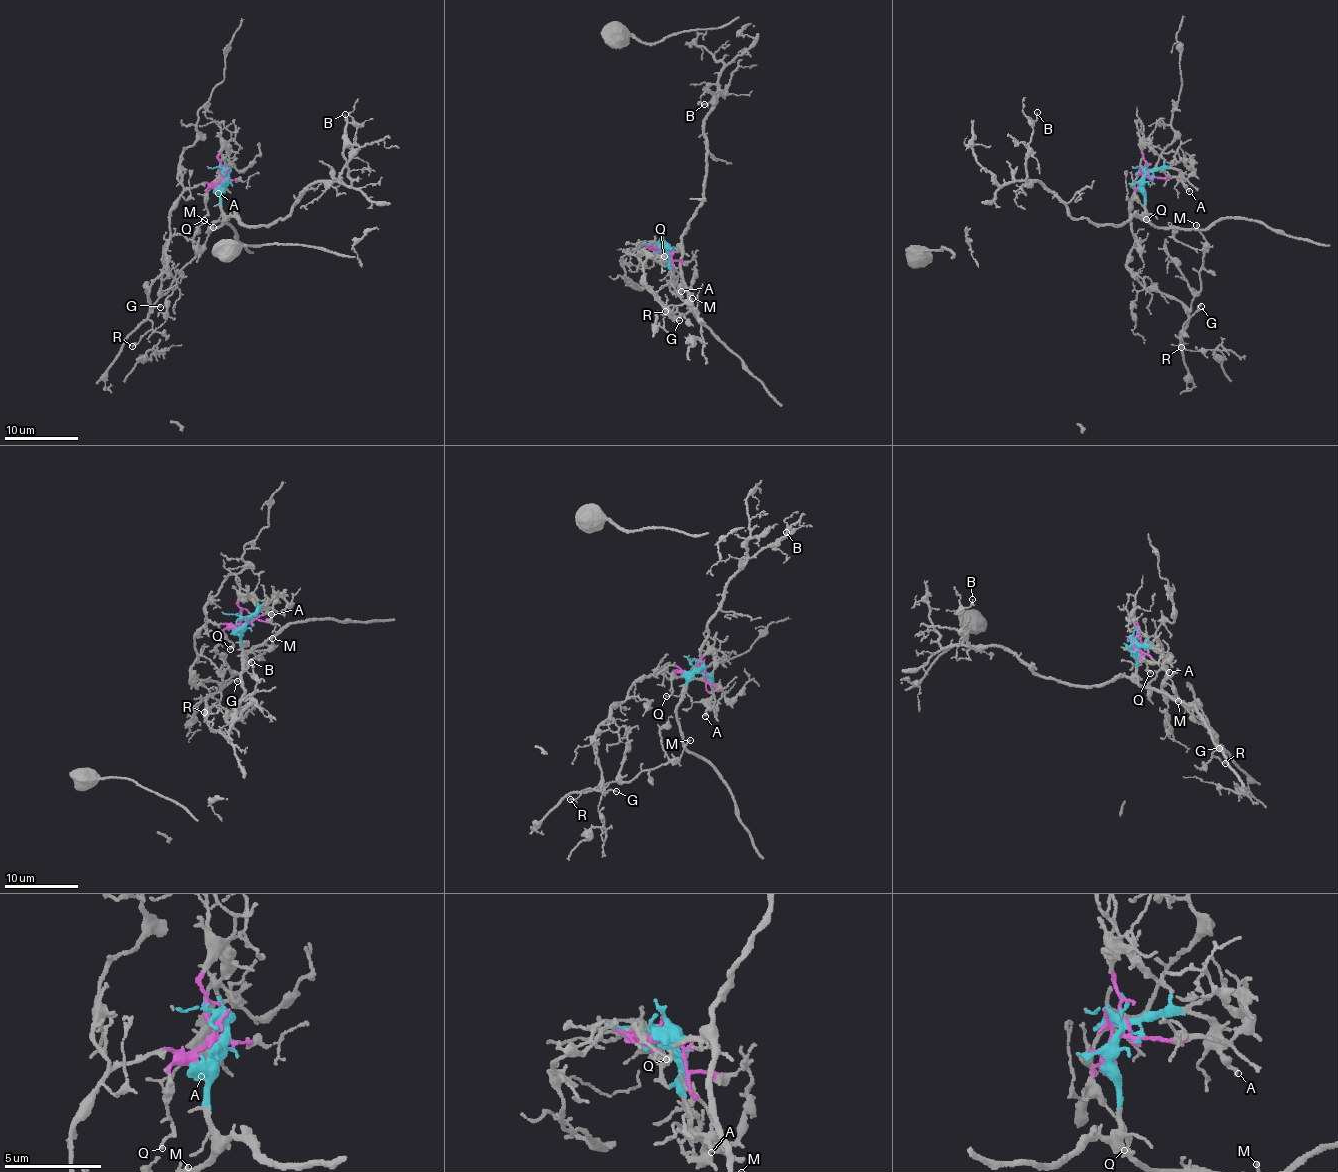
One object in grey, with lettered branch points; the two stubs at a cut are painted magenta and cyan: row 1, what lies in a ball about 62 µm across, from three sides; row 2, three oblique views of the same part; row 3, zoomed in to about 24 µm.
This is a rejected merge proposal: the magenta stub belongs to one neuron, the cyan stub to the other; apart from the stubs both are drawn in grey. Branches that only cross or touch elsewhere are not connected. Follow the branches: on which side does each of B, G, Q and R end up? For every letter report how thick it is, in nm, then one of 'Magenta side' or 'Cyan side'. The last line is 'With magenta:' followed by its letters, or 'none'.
B: Thickness 160 nm. Cyan side
G: Thickness 140 nm. Magenta side
Q: Thickness 120 nm. Magenta side
R: Thickness 100 nm. Magenta side
With magenta: G, Q, R

